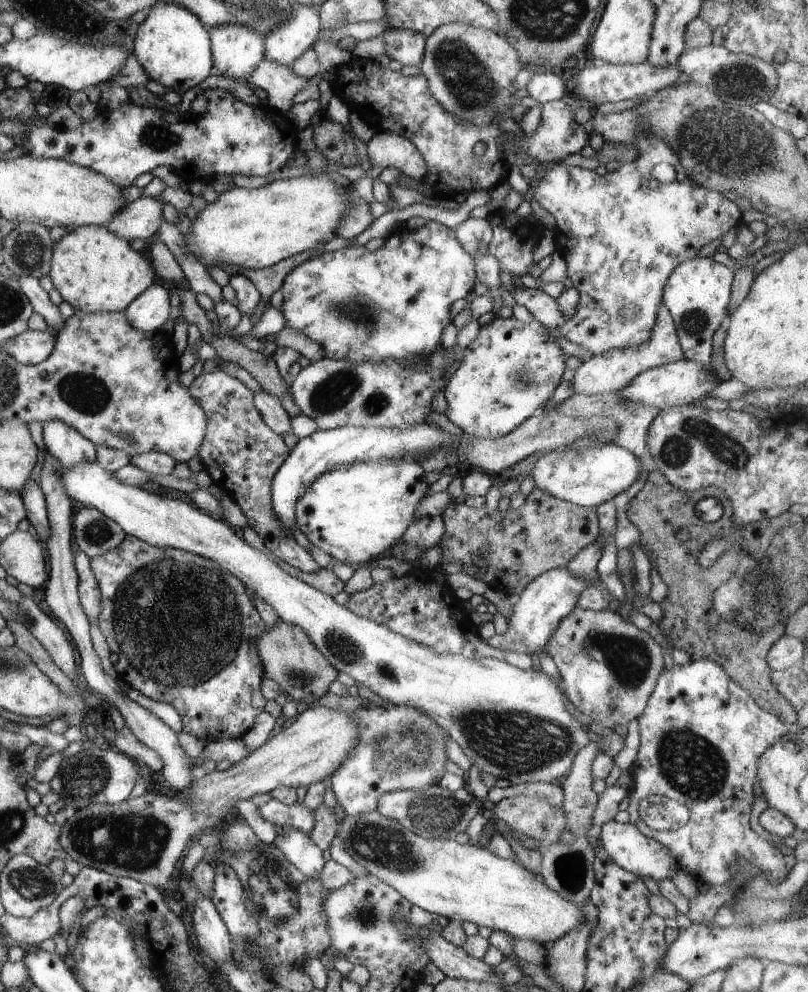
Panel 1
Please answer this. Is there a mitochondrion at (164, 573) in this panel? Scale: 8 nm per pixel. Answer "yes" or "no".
no

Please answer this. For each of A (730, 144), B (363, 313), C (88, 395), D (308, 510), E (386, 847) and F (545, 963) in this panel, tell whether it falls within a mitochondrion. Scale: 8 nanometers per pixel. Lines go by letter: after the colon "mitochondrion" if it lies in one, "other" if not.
A: mitochondrion
B: mitochondrion
C: mitochondrion
D: other
E: mitochondrion
F: other

